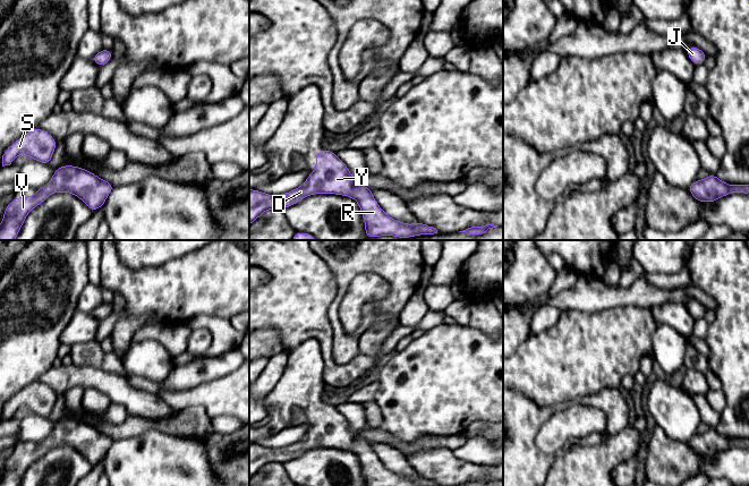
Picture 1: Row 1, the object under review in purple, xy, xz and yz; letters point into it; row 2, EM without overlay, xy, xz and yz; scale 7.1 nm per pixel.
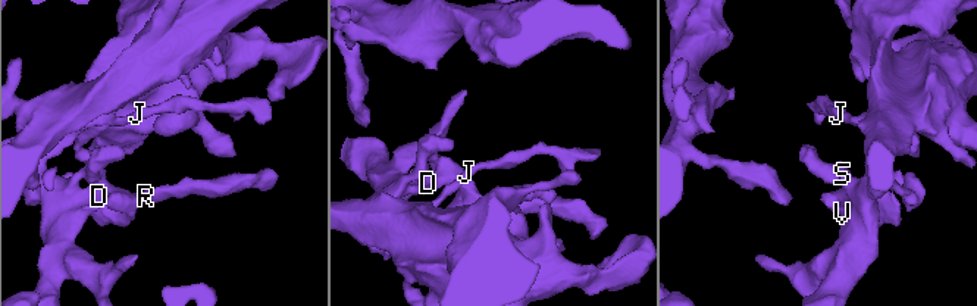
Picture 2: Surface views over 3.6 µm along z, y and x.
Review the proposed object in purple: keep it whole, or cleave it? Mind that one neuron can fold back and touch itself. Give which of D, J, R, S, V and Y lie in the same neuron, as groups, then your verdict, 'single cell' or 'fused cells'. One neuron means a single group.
D J R S V Y; single cell

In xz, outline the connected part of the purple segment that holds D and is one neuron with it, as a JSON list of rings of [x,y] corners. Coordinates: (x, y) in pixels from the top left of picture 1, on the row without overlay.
[[[322,402],[316,408],[314,425],[300,441],[282,449],[249,443],[249,480],[270,462],[284,463],[304,451],[316,447],[334,447],[355,453],[364,471],[365,486],[437,486],[435,481],[418,474],[415,478],[408,478],[386,469],[375,454],[372,443],[351,429],[337,407]]]

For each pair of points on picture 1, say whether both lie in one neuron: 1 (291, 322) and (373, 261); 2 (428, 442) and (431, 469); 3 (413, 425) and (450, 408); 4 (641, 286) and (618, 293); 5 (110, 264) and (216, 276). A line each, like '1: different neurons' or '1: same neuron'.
1: different neurons
2: different neurons
3: same neuron
4: same neuron
5: same neuron

